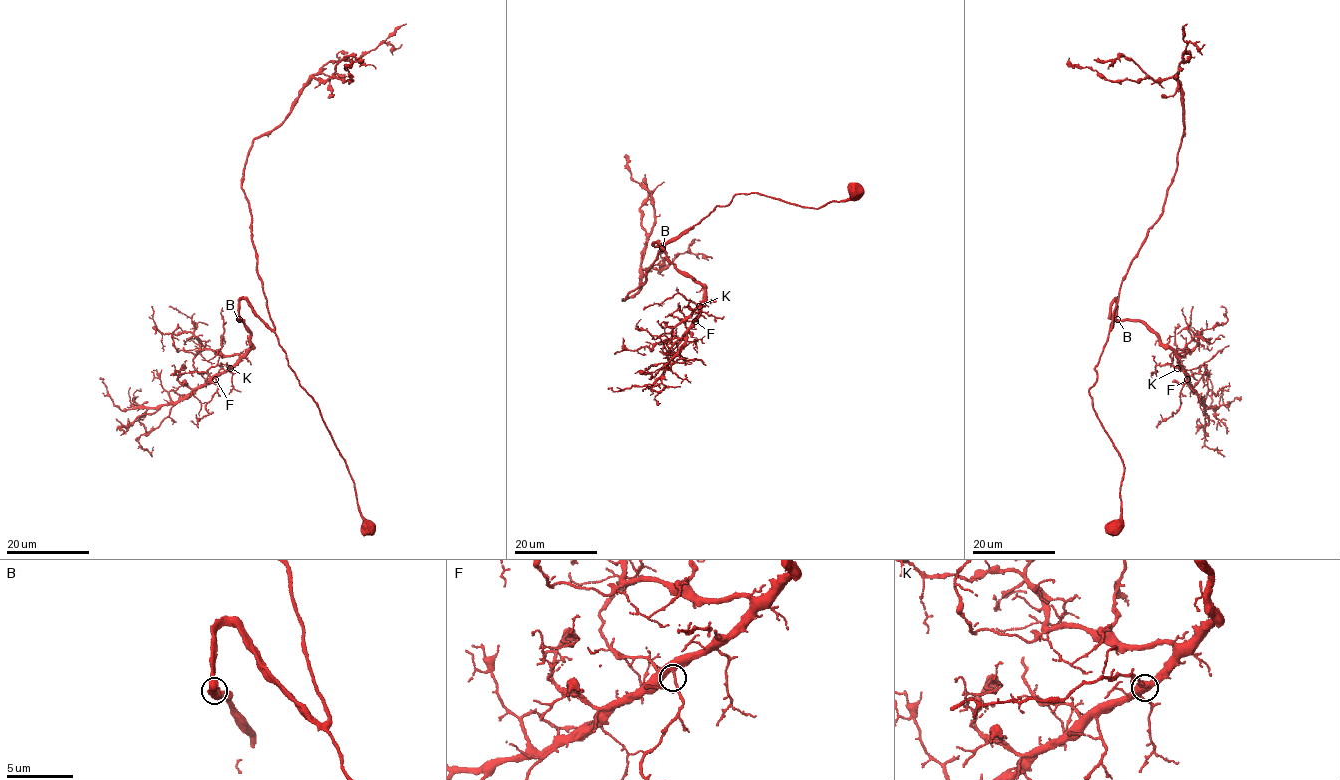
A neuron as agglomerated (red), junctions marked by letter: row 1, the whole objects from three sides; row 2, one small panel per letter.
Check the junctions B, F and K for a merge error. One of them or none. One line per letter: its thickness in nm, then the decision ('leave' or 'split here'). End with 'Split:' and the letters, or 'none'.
B: 400 nm | leave
F: 280 nm | leave
K: 360 nm | leave
Split: none

